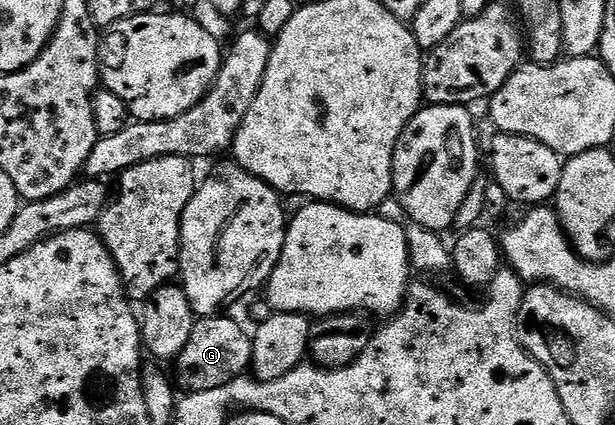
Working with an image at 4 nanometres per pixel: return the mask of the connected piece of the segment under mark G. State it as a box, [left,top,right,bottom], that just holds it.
[175,314,253,393]

